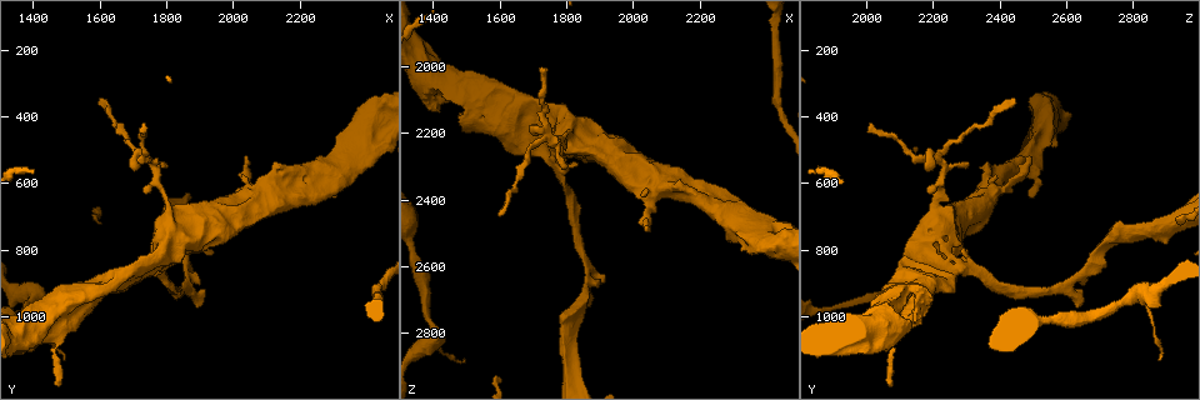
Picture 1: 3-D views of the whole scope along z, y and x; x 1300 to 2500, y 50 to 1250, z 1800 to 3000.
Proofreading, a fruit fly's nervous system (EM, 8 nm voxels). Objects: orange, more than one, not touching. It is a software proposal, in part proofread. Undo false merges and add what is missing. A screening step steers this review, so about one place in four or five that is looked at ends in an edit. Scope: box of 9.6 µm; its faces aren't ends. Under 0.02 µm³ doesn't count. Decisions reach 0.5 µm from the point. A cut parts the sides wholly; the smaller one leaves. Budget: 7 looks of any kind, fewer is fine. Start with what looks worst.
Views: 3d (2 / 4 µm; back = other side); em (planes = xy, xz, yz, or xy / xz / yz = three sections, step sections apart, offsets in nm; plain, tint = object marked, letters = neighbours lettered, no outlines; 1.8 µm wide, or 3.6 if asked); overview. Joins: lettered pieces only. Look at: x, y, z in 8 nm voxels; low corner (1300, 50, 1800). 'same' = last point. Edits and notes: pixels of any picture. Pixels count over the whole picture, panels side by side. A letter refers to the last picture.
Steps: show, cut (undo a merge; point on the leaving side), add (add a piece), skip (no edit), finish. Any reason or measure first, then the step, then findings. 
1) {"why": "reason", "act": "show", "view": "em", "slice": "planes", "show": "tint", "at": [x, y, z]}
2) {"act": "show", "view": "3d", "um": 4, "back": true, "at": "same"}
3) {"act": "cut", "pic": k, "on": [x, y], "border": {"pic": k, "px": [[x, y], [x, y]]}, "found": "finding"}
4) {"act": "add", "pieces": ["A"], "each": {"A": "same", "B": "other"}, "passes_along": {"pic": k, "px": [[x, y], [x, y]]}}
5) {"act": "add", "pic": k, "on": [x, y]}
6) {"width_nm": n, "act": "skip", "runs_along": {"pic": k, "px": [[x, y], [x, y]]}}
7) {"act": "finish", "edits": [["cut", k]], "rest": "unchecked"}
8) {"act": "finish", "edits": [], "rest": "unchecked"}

{"why": "branch point", "act": "show", "view": "em", "slice": "yz", "step": 16, "show": "tint", "at": [1770, 530, 2220]}

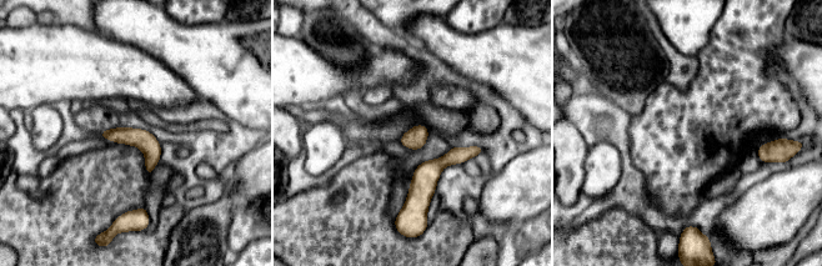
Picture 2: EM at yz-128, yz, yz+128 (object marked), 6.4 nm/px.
{"act": "show", "view": "em", "slice": "planes", "show": "letters", "at": "same"}

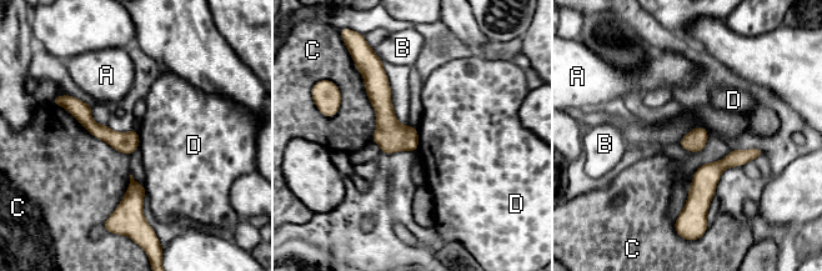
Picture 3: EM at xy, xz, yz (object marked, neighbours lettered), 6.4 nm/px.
{"longest_contact_nm": ["C", 600], "act": "skip", "each": {"A": "other", "B": "other", "C": "other", "D": "other"}, "border": {"pic": 3, "px": [[419, 130], [419, 147], [416, 150]]}, "found": "all the same neuron"}

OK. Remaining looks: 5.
{"why": "small branch off a trunk", "act": "show", "view": "em", "um": 3.6, "slice": "planes", "show": "tint", "at": [1830, 790, 2190]}

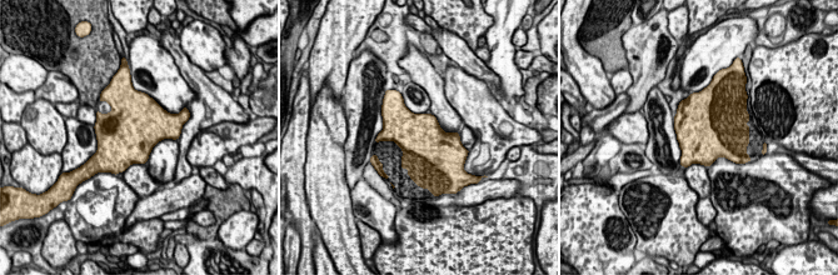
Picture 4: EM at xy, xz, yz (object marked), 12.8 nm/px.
{"act": "show", "view": "em", "um": 3.6, "slice": "planes", "show": "letters", "at": "same"}

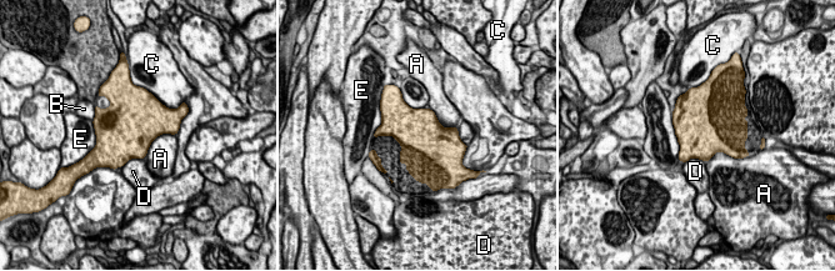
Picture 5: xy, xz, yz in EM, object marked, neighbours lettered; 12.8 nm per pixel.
{"act": "skip", "each": {"A": "other", "B": "other", "C": "other", "D": "other", "E": "other"}, "found": "all the same neuron"}

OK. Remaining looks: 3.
{"why": "free end", "act": "show", "view": "em", "slice": "planes", "show": "plain", "at": [2040, 520, 2490]}

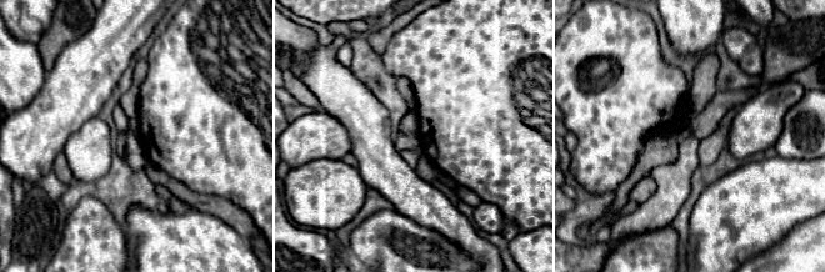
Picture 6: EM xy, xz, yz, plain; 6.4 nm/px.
{"act": "show", "view": "em", "slice": "planes", "show": "letters", "at": "same"}

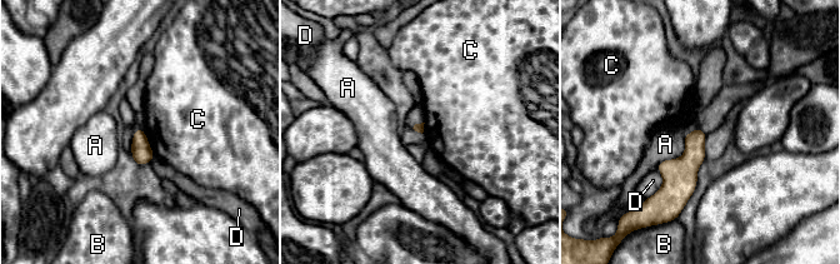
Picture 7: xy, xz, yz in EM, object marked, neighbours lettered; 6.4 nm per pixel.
{"act": "skip", "each": {"A": "other", "B": "other", "C": "other", "D": "other"}, "found": "none of them fits"}

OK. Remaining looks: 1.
{"act": "finish", "edits": [], "rest": "unchecked"}

